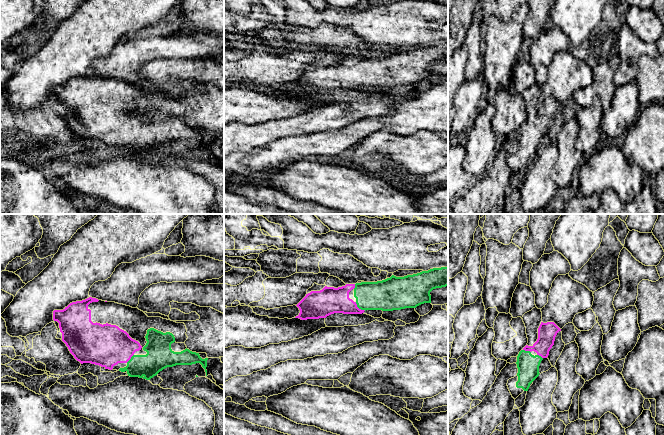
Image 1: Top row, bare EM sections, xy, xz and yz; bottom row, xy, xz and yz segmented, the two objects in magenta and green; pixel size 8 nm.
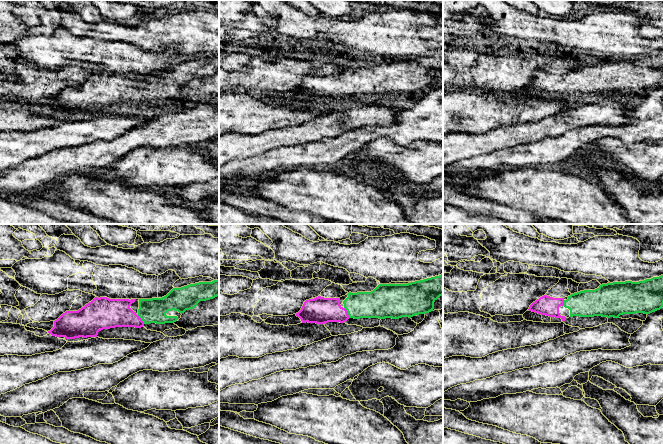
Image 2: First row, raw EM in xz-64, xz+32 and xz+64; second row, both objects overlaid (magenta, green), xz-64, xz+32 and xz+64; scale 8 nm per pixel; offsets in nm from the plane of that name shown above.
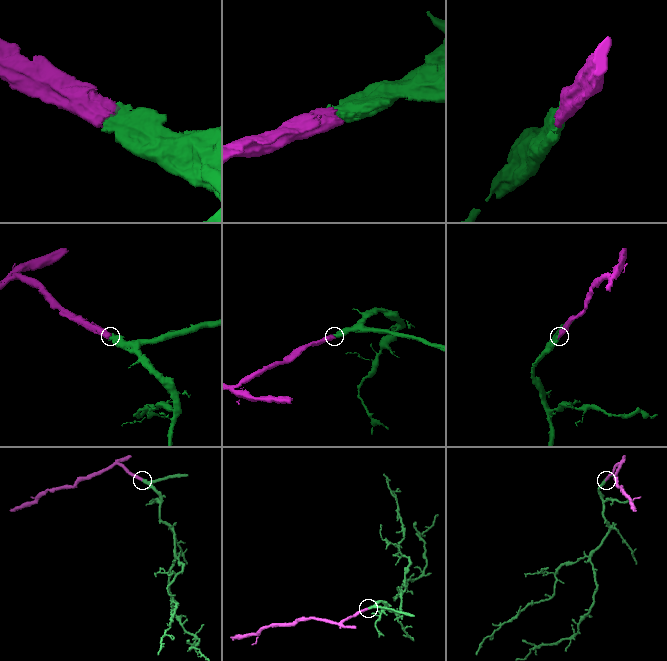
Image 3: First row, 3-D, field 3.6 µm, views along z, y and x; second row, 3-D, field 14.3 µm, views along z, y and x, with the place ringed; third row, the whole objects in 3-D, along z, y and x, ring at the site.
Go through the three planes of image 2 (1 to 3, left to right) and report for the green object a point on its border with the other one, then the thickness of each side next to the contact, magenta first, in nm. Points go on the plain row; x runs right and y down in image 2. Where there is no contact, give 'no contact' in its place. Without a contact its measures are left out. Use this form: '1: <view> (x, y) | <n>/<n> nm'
1: xz-64 (141, 95) | 240/200 nm
2: xz+32 (347, 88) | 220/220 nm
3: xz+64 (563, 79) | 160/220 nm

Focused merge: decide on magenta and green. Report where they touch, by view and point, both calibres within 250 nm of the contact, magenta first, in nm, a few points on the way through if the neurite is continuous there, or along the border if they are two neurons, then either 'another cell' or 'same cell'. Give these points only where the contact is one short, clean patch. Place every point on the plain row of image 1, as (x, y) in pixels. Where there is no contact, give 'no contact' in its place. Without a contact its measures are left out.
meets magenta in xz at (358, 84); 220 nm thick on the magenta side, 260 nm on the other; runs through xz (329, 76), (358, 84), (370, 72), (386, 71); same cell

